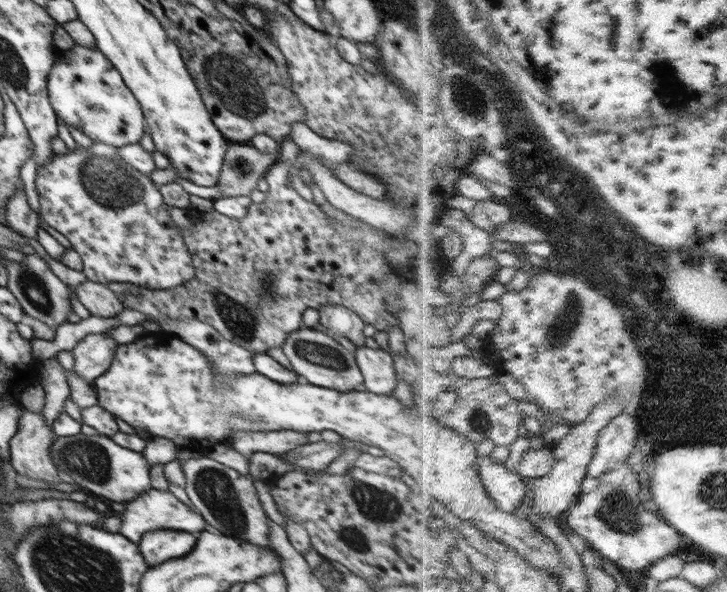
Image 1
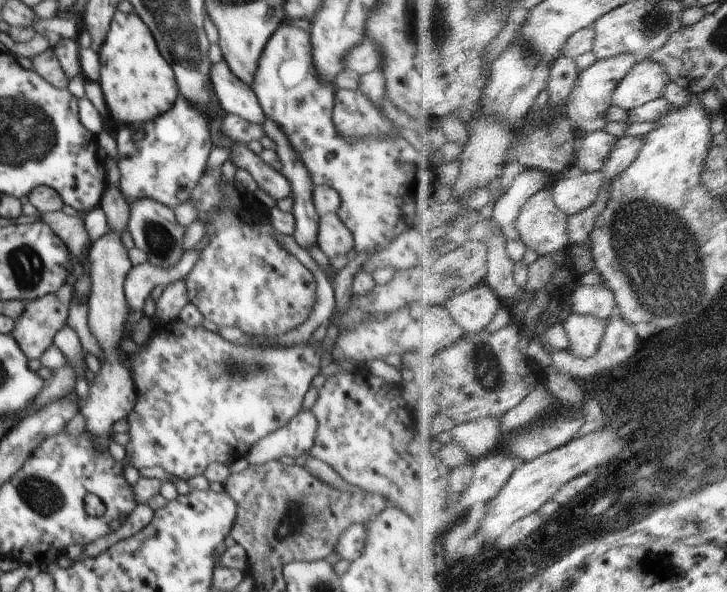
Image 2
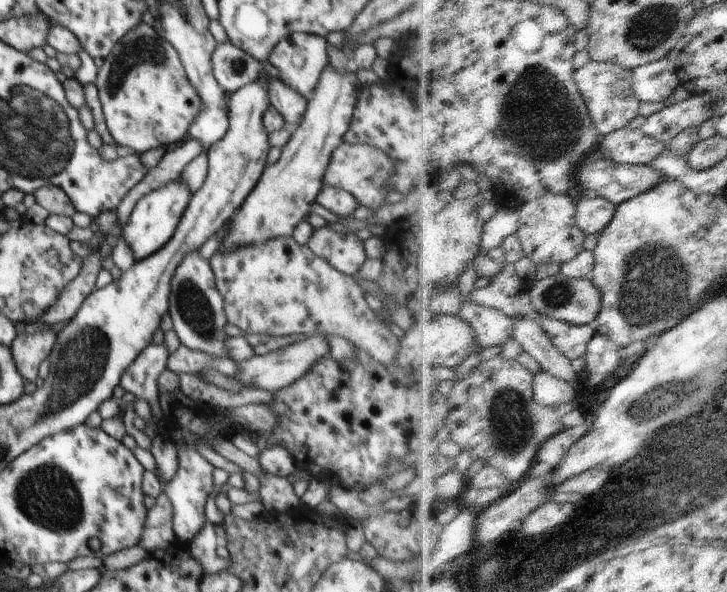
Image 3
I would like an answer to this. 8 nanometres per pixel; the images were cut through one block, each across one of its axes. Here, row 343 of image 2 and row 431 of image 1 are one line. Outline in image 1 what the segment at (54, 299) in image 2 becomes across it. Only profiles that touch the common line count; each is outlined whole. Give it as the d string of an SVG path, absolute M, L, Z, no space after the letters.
M24 409L18 419L18 431L10 439L9 461L16 472L51 485L62 482L50 455L55 437L42 412Z

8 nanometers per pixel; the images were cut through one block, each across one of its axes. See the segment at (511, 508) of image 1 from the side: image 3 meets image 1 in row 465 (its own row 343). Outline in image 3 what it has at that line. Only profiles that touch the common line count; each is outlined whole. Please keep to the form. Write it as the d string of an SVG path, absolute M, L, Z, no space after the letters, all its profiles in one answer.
M473 300L463 305L459 313L478 332L480 348L500 348L516 339L516 320L505 311L476 304Z

